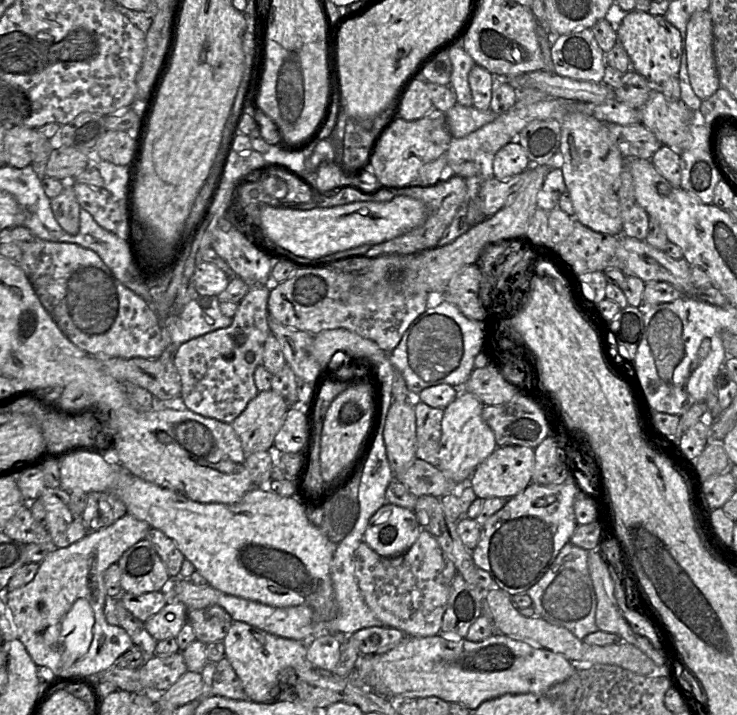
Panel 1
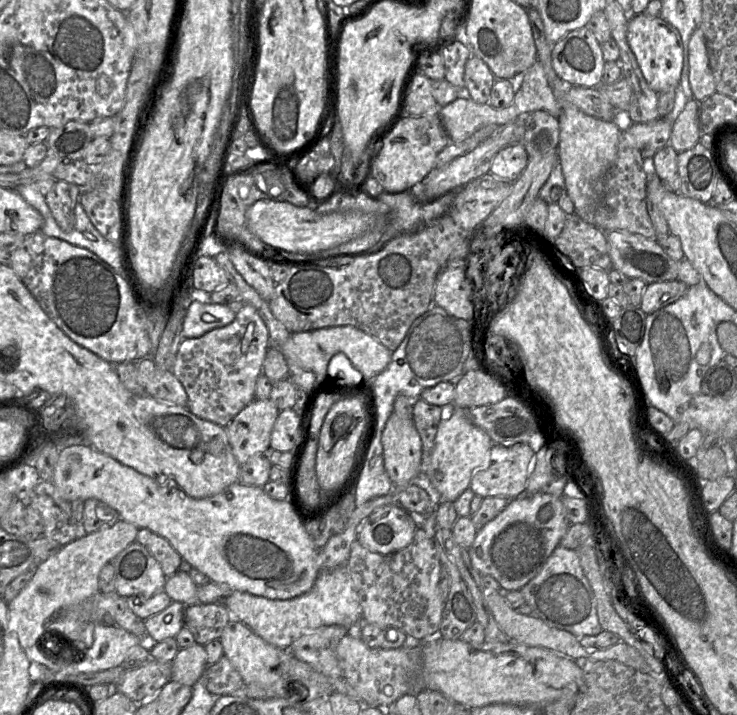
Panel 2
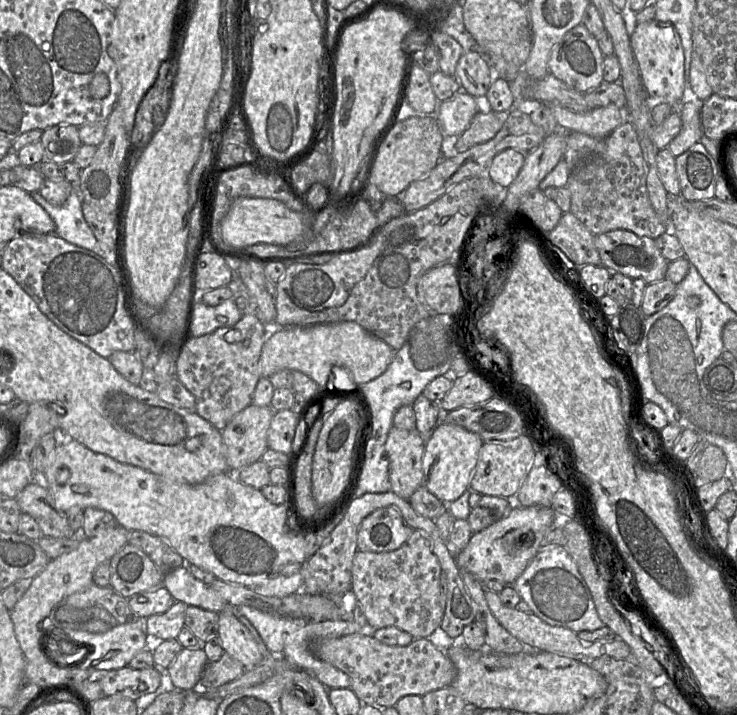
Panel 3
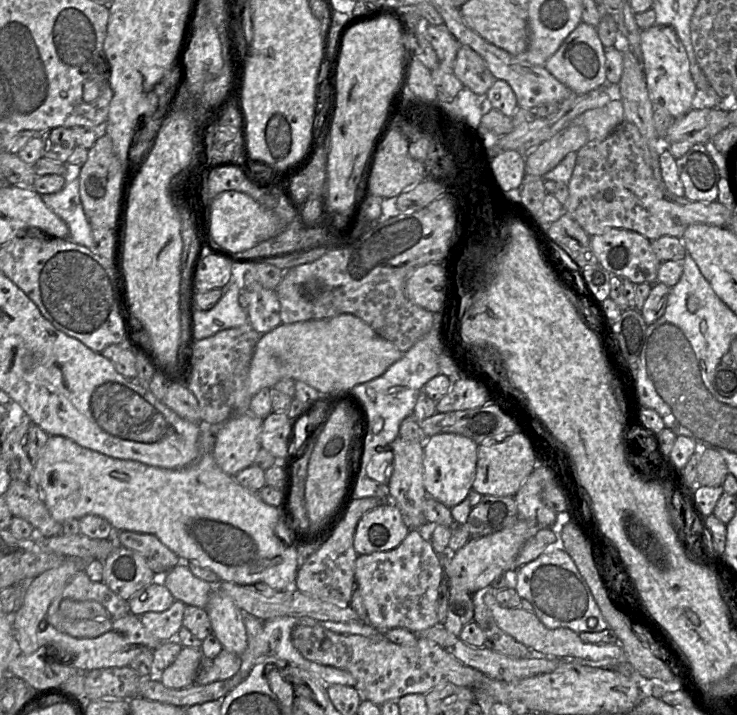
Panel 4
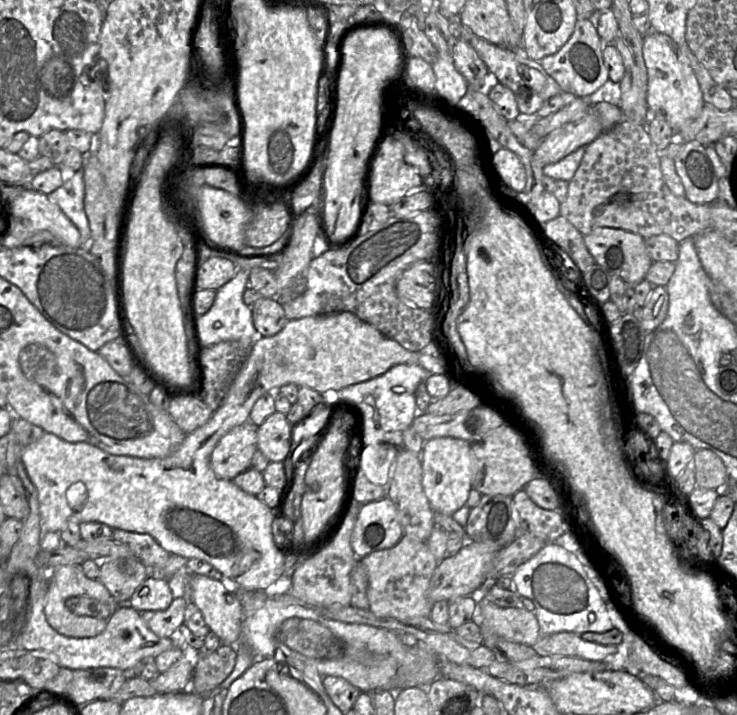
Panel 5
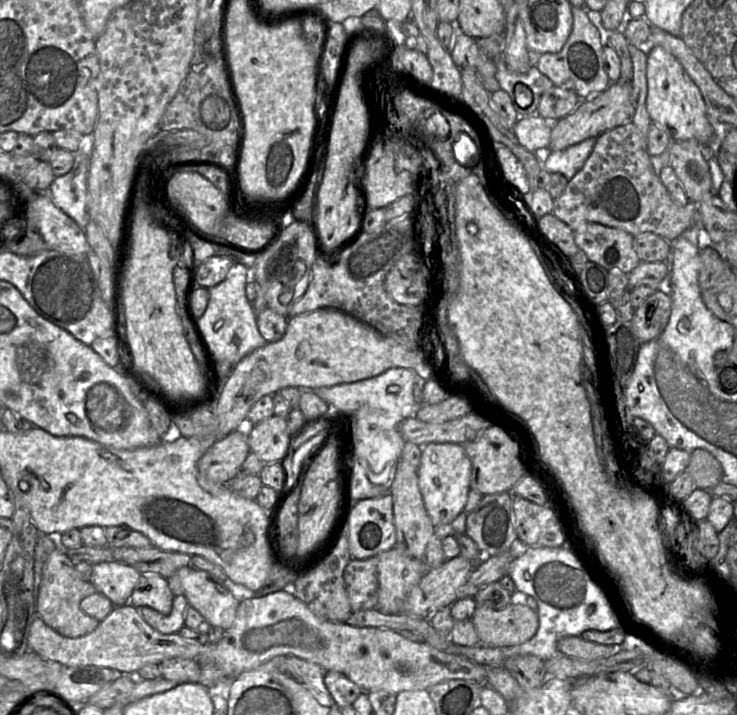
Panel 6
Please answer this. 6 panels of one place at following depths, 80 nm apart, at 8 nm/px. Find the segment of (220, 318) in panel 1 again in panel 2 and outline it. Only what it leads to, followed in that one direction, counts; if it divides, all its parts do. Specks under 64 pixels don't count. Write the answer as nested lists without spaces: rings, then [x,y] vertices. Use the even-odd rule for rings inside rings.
[[[194,299],[182,324],[182,340],[198,338],[215,328],[230,324],[236,313],[227,305],[204,303]]]

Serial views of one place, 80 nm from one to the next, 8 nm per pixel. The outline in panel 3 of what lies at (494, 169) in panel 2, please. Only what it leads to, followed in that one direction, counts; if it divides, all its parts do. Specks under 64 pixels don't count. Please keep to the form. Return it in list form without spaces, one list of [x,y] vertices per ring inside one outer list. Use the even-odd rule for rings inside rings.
[[[513,148],[501,151],[493,158],[488,176],[501,187],[508,188],[518,176],[525,157],[524,152]]]

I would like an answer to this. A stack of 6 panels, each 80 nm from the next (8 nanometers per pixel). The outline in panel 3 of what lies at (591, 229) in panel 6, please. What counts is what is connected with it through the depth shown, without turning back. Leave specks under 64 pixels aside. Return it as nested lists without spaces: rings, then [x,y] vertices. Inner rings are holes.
[[[617,229],[595,235],[594,244],[600,255],[601,265],[612,273],[621,273],[631,279],[643,279],[647,284],[665,279],[669,262],[660,253],[655,239]]]

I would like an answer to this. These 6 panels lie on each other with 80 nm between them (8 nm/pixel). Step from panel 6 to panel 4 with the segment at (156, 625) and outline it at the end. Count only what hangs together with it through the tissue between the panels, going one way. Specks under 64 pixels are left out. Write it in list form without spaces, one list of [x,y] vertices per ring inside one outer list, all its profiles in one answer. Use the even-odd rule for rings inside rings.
[[[174,601],[169,609],[163,612],[147,612],[140,616],[143,626],[159,642],[175,640],[183,627],[186,604]]]

